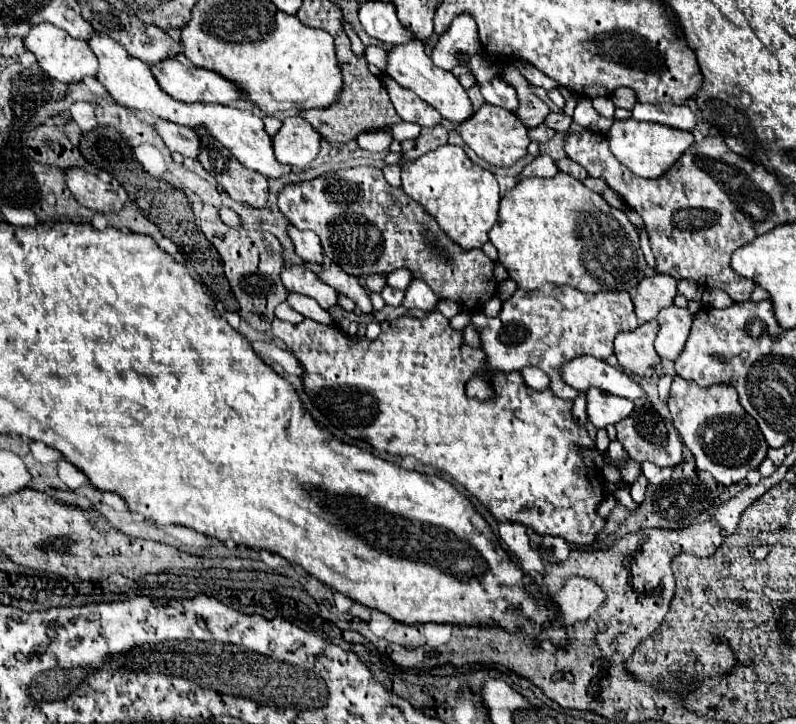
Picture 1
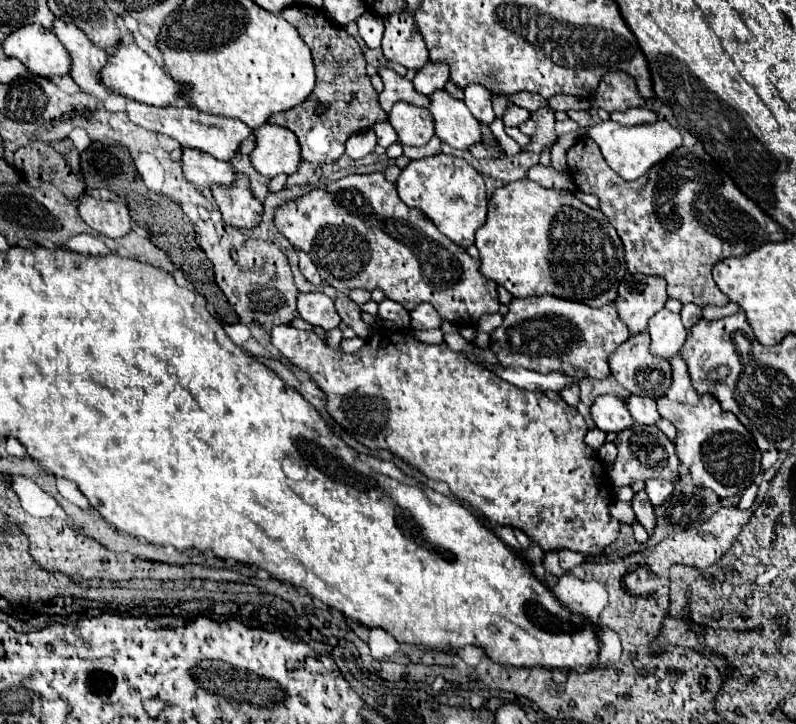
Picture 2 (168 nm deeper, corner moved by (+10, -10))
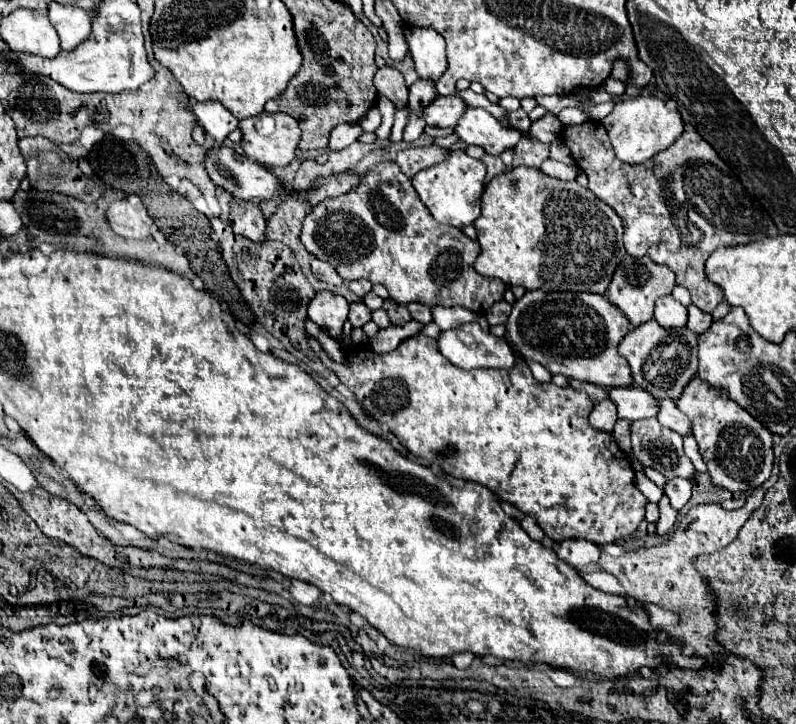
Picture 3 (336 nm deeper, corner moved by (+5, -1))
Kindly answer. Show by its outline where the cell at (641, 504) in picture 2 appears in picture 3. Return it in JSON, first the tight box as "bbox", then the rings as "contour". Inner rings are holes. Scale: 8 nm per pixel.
{"bbox":[657,495,677,535],"contour":[[[665,495],[659,501],[659,513],[661,513],[661,517],[657,521],[657,535],[665,535],[673,529],[675,521],[677,521],[677,509],[671,507],[671,503]]]}

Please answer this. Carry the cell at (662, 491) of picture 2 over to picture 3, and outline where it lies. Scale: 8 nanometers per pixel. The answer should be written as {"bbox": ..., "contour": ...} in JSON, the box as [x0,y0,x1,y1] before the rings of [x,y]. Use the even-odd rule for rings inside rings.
{"bbox":[665,479,693,511],"contour":[[[671,479],[667,481],[667,487],[665,487],[665,495],[671,499],[671,505],[677,511],[691,499],[691,491],[693,491],[693,485],[687,479]]]}

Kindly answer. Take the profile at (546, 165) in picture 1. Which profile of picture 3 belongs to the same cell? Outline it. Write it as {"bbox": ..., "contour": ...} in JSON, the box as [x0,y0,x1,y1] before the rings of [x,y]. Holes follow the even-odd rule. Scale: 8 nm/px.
{"bbox":[541,159,577,181],"contour":[[[547,159],[541,165],[541,171],[547,173],[549,177],[557,177],[561,181],[575,181],[575,175],[577,175],[577,169],[573,165],[565,165],[565,163],[559,163],[553,159]]]}

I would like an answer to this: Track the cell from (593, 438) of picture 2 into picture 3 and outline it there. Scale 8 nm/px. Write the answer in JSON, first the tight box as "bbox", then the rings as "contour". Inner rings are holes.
{"bbox":[589,399,617,431],"contour":[[[603,399],[597,403],[589,415],[589,421],[593,427],[603,429],[603,431],[613,431],[613,425],[617,421],[617,407],[611,399]]]}

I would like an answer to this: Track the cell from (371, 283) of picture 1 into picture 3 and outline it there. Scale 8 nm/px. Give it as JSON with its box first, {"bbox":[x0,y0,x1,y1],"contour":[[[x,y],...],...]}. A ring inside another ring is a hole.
{"bbox":[347,279,371,297],"contour":[[[359,279],[359,281],[349,281],[347,283],[349,285],[349,289],[357,295],[357,297],[365,297],[369,291],[371,291],[371,283],[369,281],[365,281],[365,279]]]}

